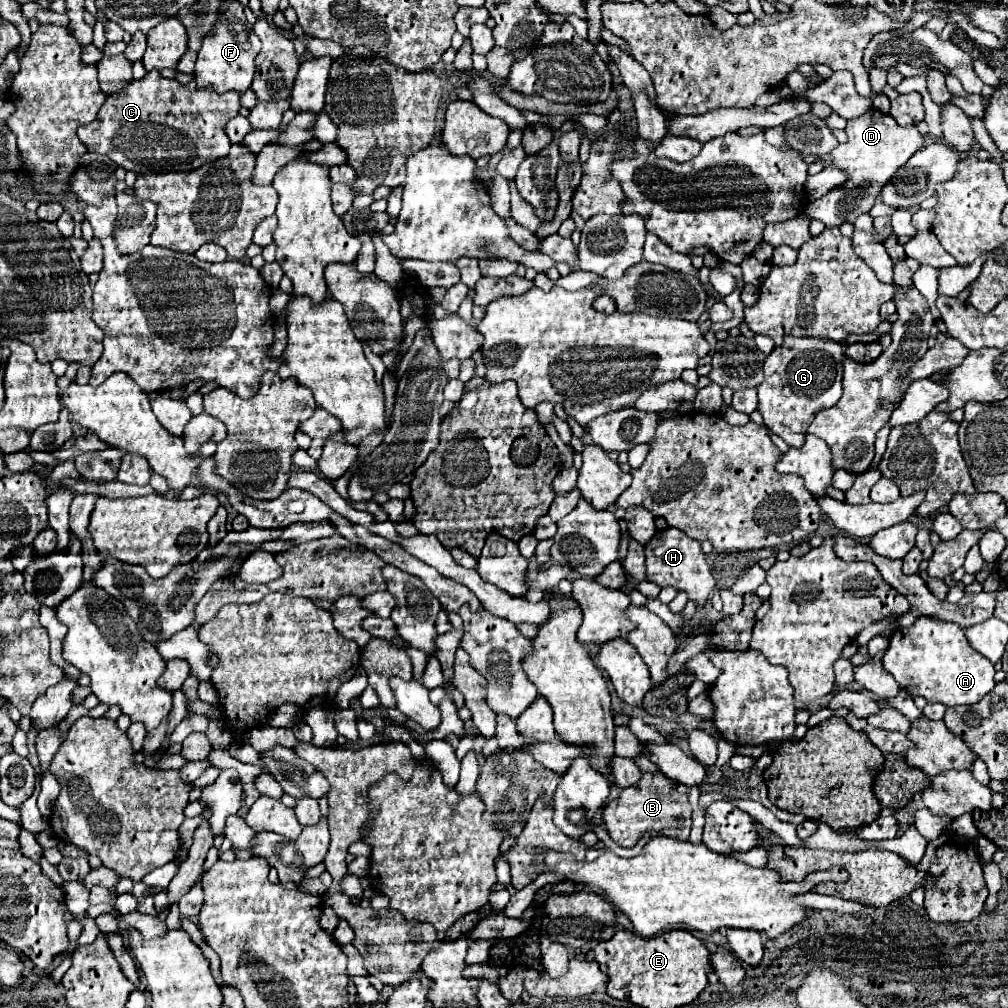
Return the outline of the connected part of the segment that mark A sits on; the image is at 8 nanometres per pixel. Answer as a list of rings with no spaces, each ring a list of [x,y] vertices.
[[[918,618],[910,628],[898,628],[890,636],[890,646],[882,662],[904,690],[944,706],[976,704],[996,686],[992,662],[972,650],[960,626],[936,618]]]

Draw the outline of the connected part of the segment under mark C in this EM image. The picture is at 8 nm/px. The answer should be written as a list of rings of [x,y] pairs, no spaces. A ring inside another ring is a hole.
[[[152,70],[142,80],[132,80],[120,92],[110,94],[100,108],[96,120],[78,128],[78,138],[90,152],[106,154],[114,164],[122,166],[124,170],[190,172],[206,162],[228,156],[232,142],[224,134],[224,126],[230,118],[238,116],[238,110],[238,92],[216,94],[212,88],[198,90],[194,80],[188,84],[180,84],[174,78],[162,78],[156,70]],[[192,144],[198,148],[194,150],[198,156],[192,156],[188,152]]]

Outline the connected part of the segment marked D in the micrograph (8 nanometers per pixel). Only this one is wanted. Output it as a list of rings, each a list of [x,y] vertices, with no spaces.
[[[868,110],[864,116],[848,120],[846,126],[848,142],[838,144],[832,150],[832,164],[840,170],[844,170],[850,180],[836,190],[830,190],[826,196],[810,202],[804,210],[808,218],[820,220],[826,224],[826,228],[840,226],[842,222],[854,222],[858,214],[870,212],[874,206],[874,200],[878,198],[880,190],[888,184],[892,174],[908,162],[908,158],[922,148],[922,136],[916,126],[896,126],[894,118],[890,114],[882,114],[878,110]]]

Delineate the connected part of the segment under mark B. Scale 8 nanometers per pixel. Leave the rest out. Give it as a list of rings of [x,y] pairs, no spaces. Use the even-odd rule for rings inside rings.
[[[644,772],[642,780],[636,786],[624,788],[620,798],[612,800],[604,808],[604,826],[610,838],[624,848],[636,846],[640,836],[644,836],[646,832],[688,840],[690,826],[692,826],[692,806],[688,802],[688,786],[682,786],[664,774]]]

